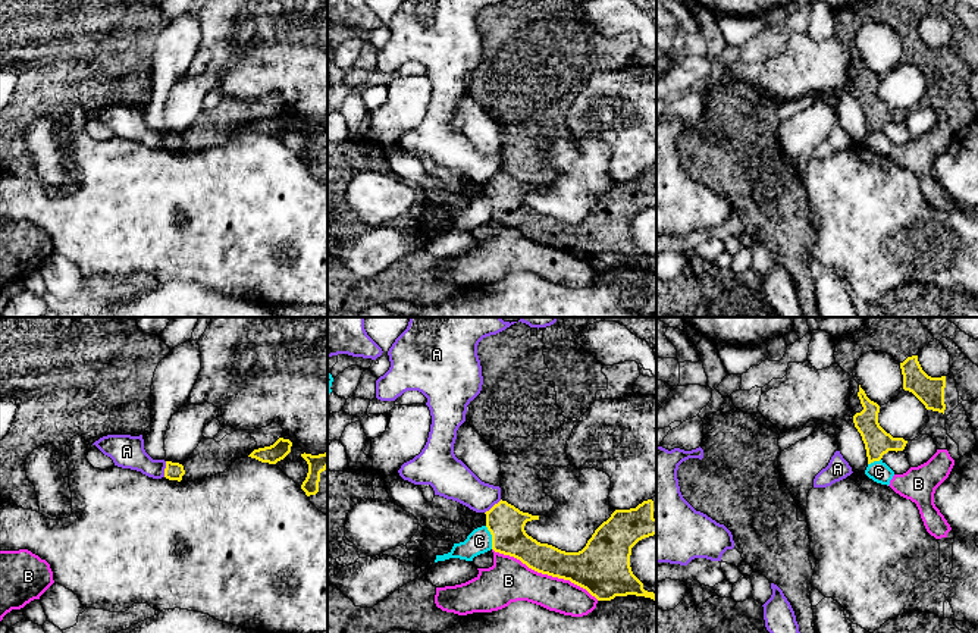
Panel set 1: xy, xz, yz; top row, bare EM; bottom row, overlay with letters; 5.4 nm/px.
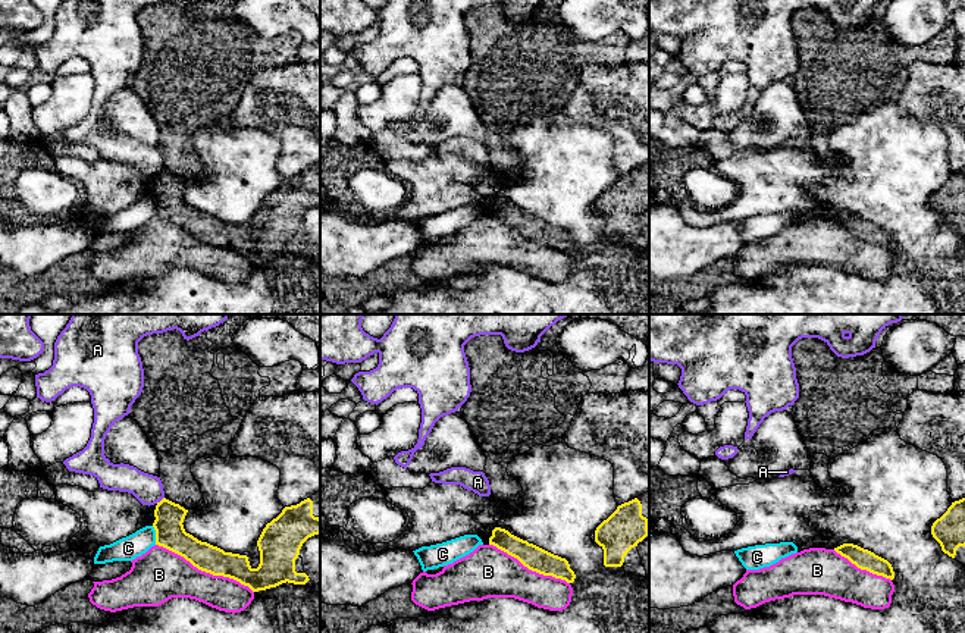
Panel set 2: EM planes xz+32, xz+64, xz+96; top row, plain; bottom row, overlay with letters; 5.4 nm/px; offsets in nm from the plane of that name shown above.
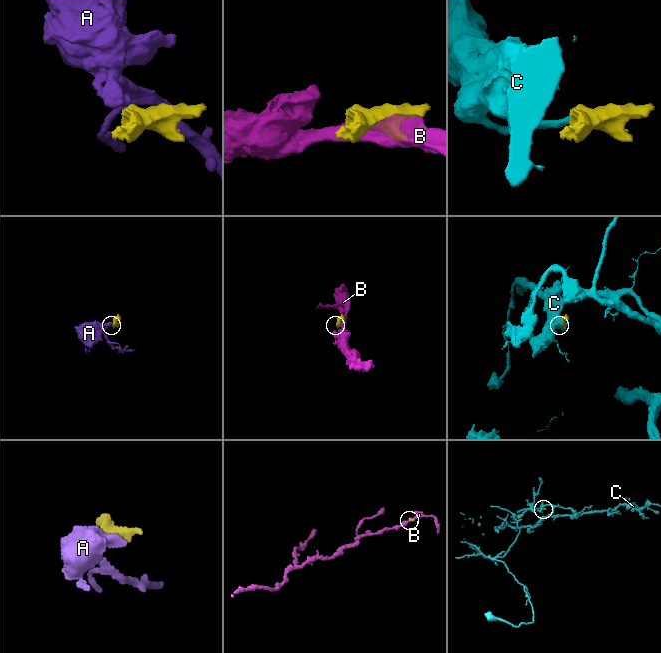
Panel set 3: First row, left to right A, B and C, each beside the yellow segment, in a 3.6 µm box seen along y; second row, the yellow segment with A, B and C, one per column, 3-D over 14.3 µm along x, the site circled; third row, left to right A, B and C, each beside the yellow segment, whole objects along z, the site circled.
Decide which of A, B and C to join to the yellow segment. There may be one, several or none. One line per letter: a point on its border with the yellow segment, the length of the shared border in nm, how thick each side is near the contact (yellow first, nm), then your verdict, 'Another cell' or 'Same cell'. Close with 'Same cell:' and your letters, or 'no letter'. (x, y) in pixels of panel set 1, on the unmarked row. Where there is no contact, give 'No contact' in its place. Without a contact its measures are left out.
A: Touches yellow at xz (494, 176). Shared border 120 nm. Thickness 200 nm (yellow) against 200 nm. Another cell
B: Touches yellow at xz (545, 244). Shared border 650 nm. Thickness 220 nm (yellow) against 240 nm. Another cell
C: Touches yellow at xz (492, 209). Shared border 130 nm. Thickness 200 nm (yellow) against 140 nm. Another cell
Same cell: no letter

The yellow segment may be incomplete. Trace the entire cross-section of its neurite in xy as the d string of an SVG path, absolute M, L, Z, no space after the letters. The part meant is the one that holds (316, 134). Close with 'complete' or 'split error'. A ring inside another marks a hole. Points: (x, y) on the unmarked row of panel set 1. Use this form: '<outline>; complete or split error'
M304 123L301 128L308 135L308 144L301 160L310 173L327 187L327 123L319 126Z; split error

